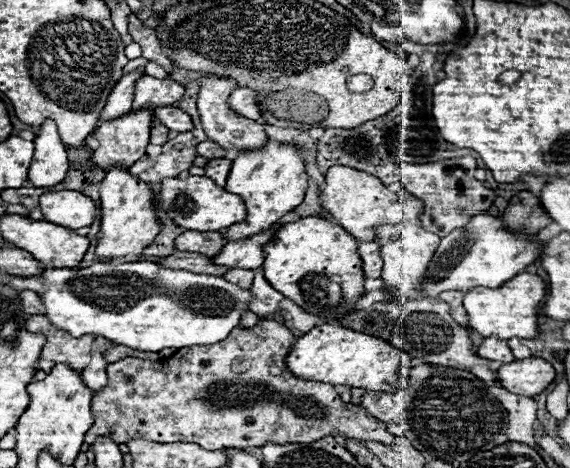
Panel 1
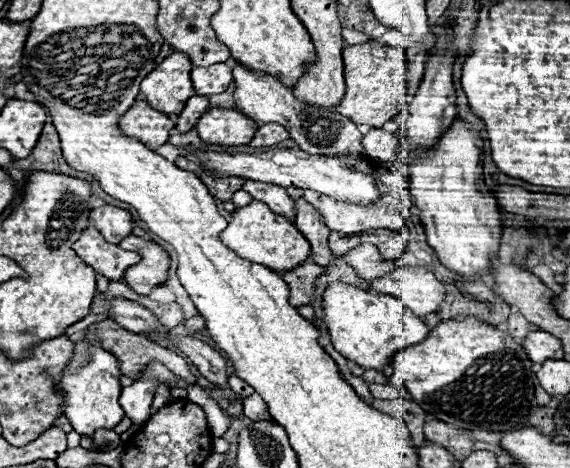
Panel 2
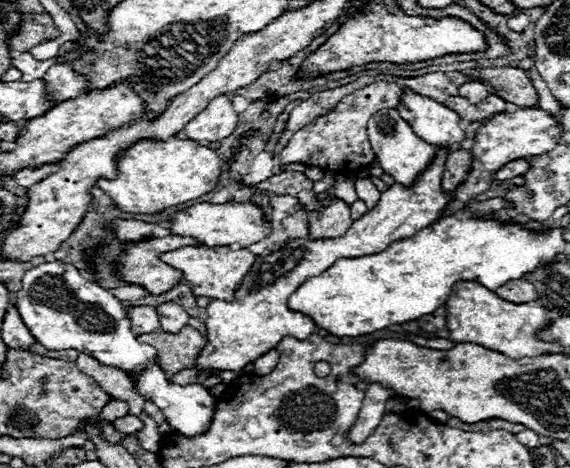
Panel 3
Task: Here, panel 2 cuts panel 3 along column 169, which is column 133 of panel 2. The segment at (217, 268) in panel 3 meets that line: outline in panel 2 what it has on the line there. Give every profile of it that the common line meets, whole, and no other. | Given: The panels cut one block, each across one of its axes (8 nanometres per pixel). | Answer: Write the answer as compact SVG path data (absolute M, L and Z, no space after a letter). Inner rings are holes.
M88 226L84 234L80 234L80 240L74 242L74 252L108 280L120 280L126 268L140 262L140 256L136 252L108 244L94 226Z

